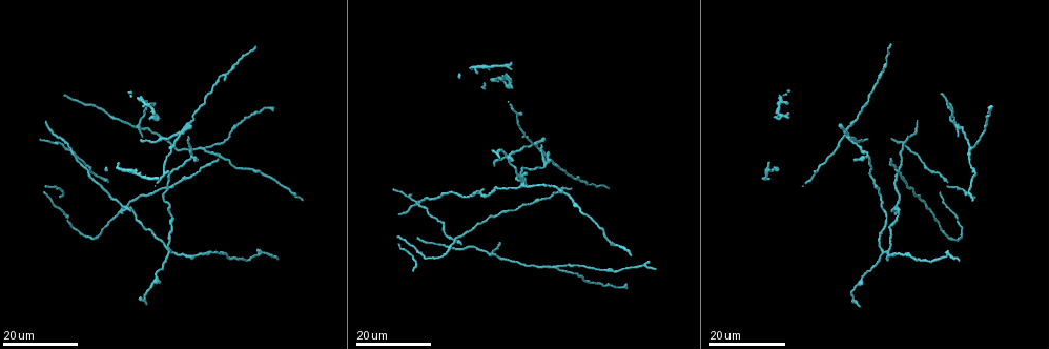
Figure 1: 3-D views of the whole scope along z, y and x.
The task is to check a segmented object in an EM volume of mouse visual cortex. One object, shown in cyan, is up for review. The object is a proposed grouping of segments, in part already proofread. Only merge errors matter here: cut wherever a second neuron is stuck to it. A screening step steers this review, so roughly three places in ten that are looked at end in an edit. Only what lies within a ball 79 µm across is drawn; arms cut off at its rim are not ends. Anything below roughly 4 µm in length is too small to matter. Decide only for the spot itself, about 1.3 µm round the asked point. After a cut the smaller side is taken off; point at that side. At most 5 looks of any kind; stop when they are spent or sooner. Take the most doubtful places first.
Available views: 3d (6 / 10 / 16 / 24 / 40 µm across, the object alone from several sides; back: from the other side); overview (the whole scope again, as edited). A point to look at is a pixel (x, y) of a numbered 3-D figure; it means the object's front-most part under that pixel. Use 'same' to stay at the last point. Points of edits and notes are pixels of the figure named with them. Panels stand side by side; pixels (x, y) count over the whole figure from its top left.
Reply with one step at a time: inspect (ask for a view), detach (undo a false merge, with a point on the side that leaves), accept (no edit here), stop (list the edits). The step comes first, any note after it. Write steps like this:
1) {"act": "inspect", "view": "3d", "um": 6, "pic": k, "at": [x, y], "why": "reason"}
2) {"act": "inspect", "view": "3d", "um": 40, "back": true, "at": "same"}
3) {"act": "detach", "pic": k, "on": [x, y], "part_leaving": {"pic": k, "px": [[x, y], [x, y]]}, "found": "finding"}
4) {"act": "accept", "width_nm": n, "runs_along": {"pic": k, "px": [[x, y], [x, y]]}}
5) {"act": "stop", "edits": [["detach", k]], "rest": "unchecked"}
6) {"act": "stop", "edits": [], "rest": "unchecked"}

{"act": "inspect", "view": "3d", "um": 16, "pic": 1, "at": [845, 129], "why": "looks like a crossing"}

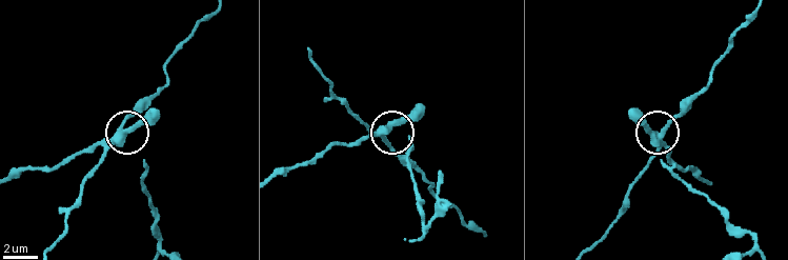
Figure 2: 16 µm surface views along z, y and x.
{"act": "inspect", "view": "3d", "um": 10, "pic": 2, "at": [114, 136]}

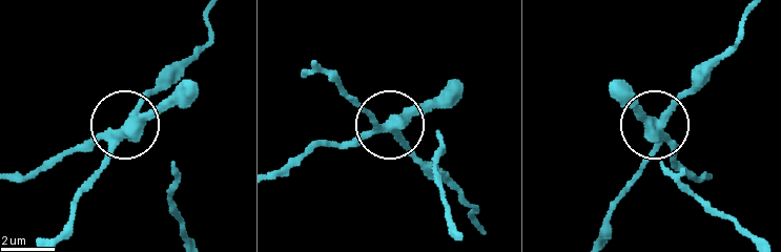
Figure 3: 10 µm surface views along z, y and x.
{"act": "inspect", "view": "3d", "um": 6, "pic": 3, "at": [650, 129]}

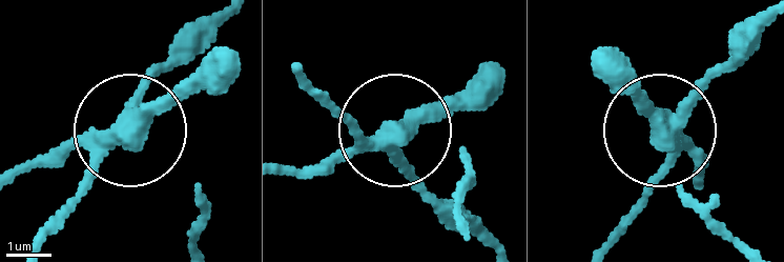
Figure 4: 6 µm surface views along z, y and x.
{"act": "detach", "pic": 4, "on": [164, 103], "part_leaving": {"pic": 4, "px": [[111, 135], [82, 135], [25, 161]]}, "found": "two neurons meet here"}

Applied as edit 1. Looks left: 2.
{"act": "inspect", "view": "3d", "um": 16, "pic": 1, "at": [955, 126], "why": "four or more arms meet"}

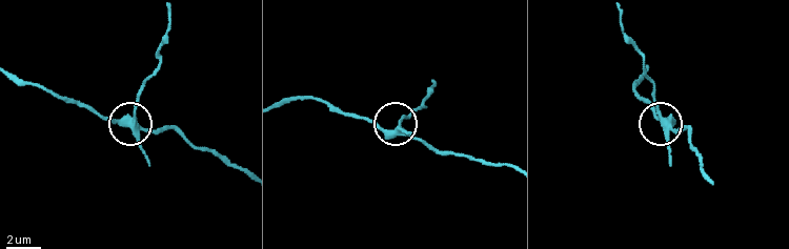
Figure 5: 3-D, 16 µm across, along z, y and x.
{"act": "inspect", "view": "3d", "um": 6, "pic": 5, "at": [134, 124]}

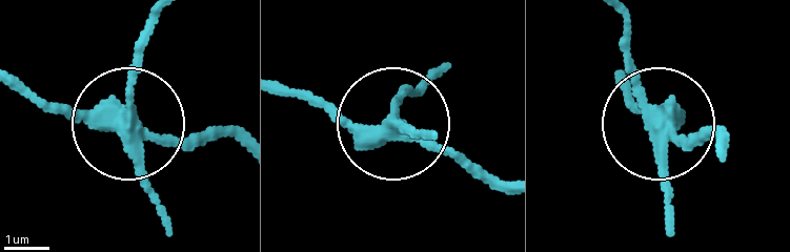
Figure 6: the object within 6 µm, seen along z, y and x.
{"act": "detach", "pic": 6, "on": [141, 185], "part_leaving": {"pic": 6, "px": [[133, 122], [152, 13]]}, "found": "a second neuron is stuck on"}

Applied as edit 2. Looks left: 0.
{"act": "stop", "edits": [["detach", 4], ["detach", 6]], "rest": "unchecked"}

